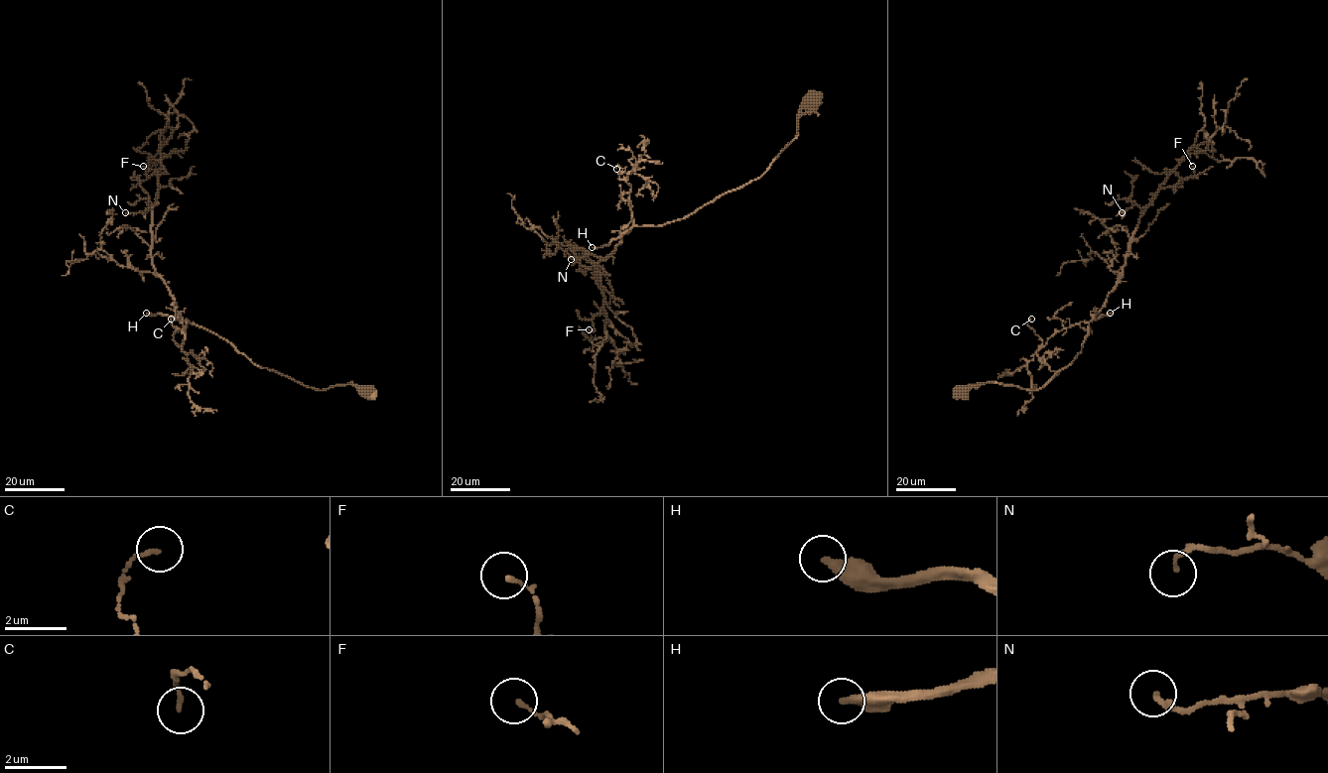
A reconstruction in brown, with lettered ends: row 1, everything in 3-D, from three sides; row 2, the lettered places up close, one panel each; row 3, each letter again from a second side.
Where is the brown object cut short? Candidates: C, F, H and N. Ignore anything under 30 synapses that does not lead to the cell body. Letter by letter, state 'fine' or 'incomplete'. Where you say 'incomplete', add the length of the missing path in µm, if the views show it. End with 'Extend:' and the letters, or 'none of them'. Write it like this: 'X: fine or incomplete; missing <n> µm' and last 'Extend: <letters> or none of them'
C: fine
F: fine
H: incomplete; missing 150 µm
N: fine
Extend: H

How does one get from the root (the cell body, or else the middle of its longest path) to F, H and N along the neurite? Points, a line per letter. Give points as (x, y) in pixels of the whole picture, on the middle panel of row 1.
F: (813, 97), (796, 136), (756, 179), (684, 218), (622, 235), (597, 264), (603, 308), (589, 329)
H: (813, 97), (801, 110), (796, 136), (756, 179), (684, 218), (633, 226), (604, 246), (592, 247)
N: (813, 97), (796, 136), (756, 179), (684, 218), (633, 226), (597, 264), (597, 281), (595, 265), (571, 259)

